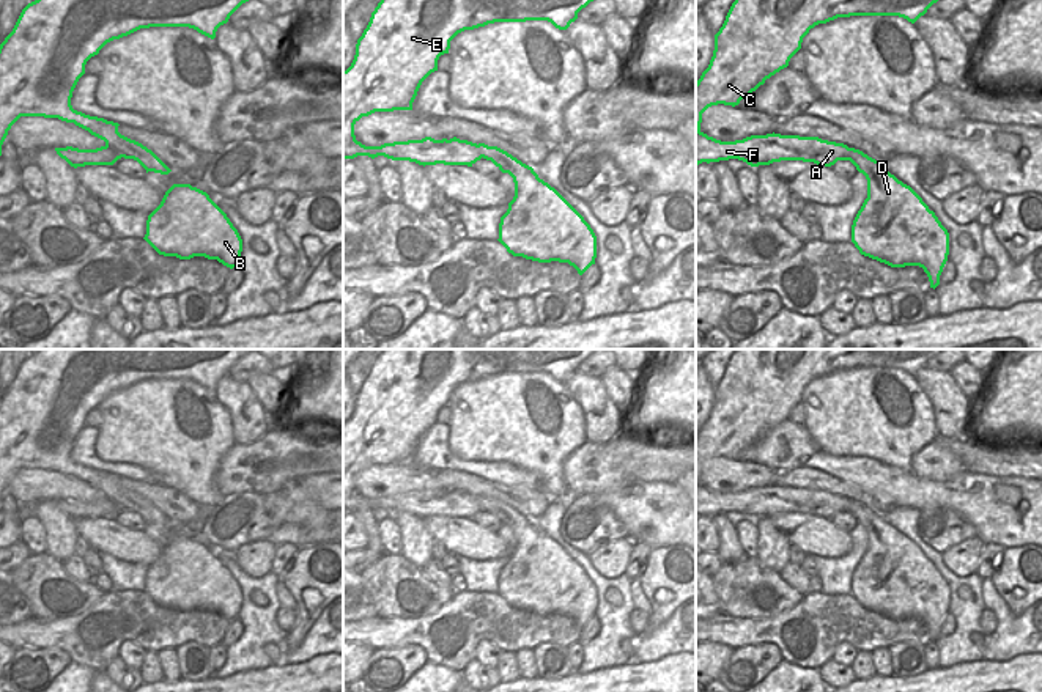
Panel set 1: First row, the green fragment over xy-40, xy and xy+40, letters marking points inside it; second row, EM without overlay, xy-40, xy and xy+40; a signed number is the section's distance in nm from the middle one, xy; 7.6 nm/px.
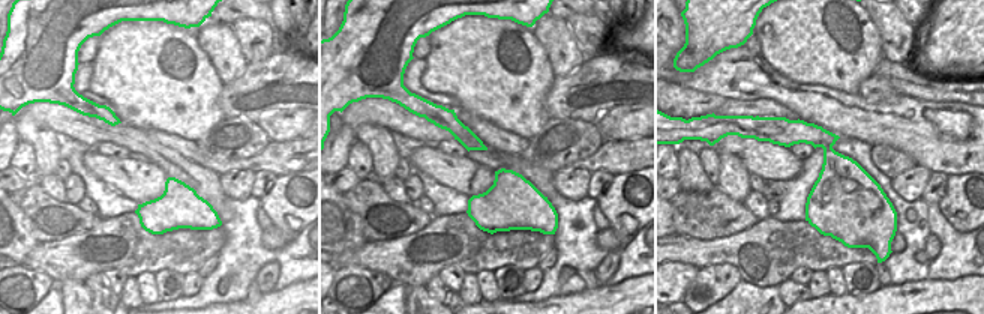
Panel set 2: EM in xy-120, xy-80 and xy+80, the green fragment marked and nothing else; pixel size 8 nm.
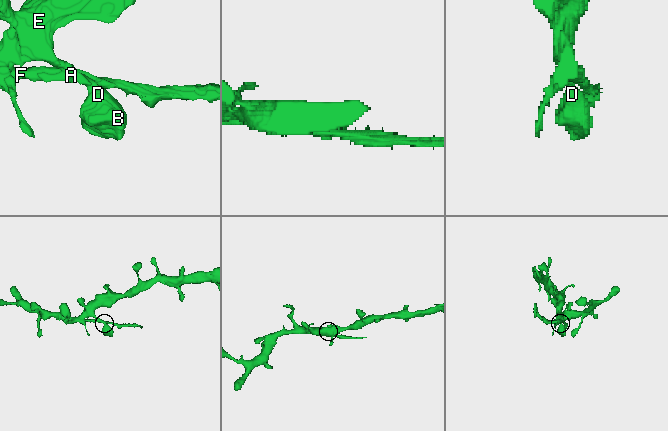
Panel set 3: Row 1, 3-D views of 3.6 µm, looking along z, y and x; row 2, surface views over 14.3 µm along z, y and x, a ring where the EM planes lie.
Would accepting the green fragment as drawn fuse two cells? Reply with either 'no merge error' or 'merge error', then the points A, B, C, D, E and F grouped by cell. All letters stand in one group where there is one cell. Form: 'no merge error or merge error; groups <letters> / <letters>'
merge error; groups A F / B C D E

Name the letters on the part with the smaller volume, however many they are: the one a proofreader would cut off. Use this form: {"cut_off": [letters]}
{"cut_off": ["A", "F"]}

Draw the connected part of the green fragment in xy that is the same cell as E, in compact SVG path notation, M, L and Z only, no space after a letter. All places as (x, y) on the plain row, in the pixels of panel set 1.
M382 349L356 396L351 418L343 423L343 513L356 494L354 477L375 464L412 462L422 434L438 423L438 412L449 406L450 393L464 382L494 374L548 373L567 382L578 365L600 349Z

